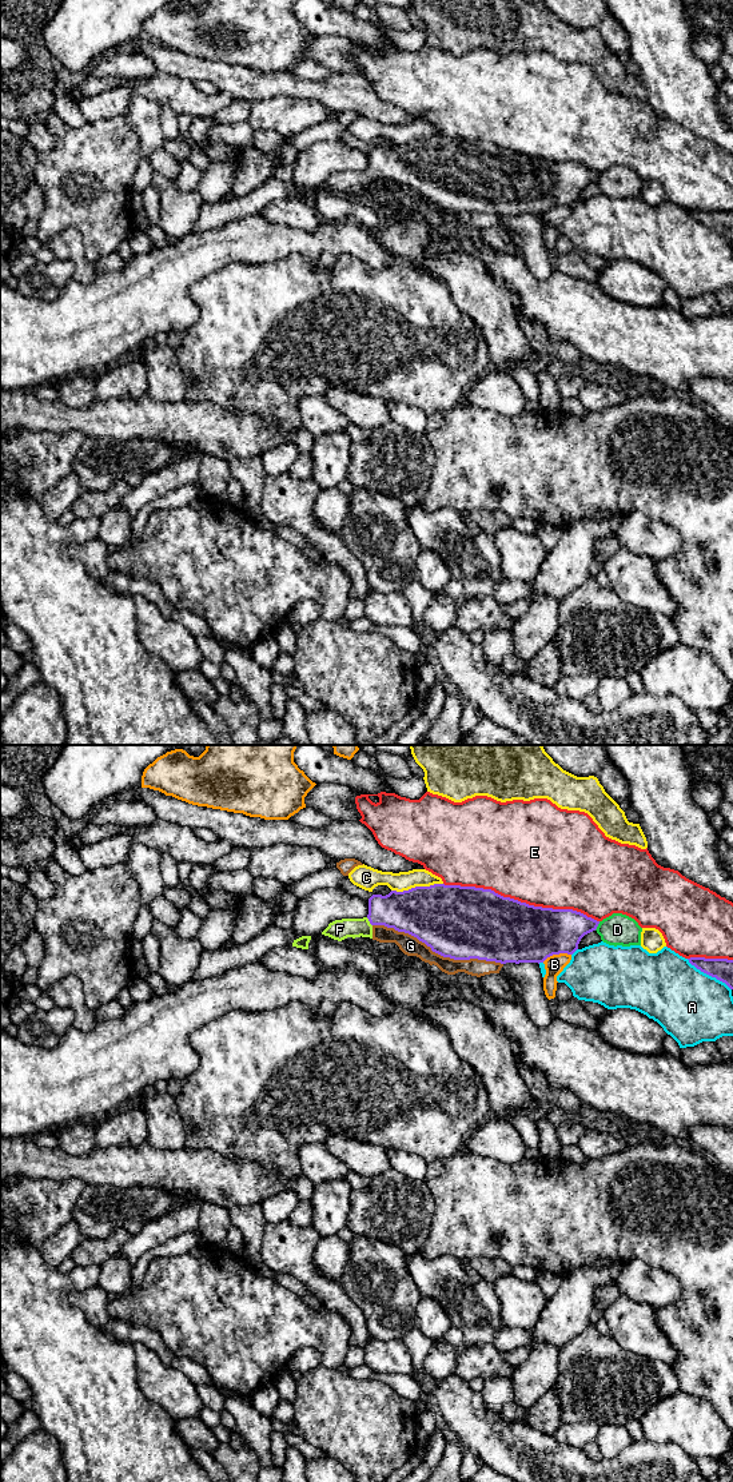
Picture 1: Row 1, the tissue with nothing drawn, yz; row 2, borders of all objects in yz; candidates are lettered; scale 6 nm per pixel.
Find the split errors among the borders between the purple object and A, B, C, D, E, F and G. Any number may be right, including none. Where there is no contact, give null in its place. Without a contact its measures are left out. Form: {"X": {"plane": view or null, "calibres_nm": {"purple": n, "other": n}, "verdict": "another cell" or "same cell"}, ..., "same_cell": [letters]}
{"A": {"plane": "yz", "calibres_nm": {"purple": 130, "other": 440}, "verdict": "another cell"}, "B": {"plane": "yz", "calibres_nm": {"purple": 360, "other": 120}, "verdict": "another cell"}, "C": {"plane": "yz", "calibres_nm": {"purple": 400, "other": 120}, "verdict": "another cell"}, "D": {"plane": "yz", "calibres_nm": {"purple": 280, "other": 190}, "verdict": "another cell"}, "E": {"plane": "yz", "calibres_nm": {"purple": 400, "other": 500}, "verdict": "another cell"}, "F": {"plane": "yz", "calibres_nm": {"purple": 260, "other": 130}, "verdict": "same cell"}, "G": {"plane": "yz", "calibres_nm": {"purple": 440, "other": 120}, "verdict": "another cell"}, "same_cell": ["F"]}

